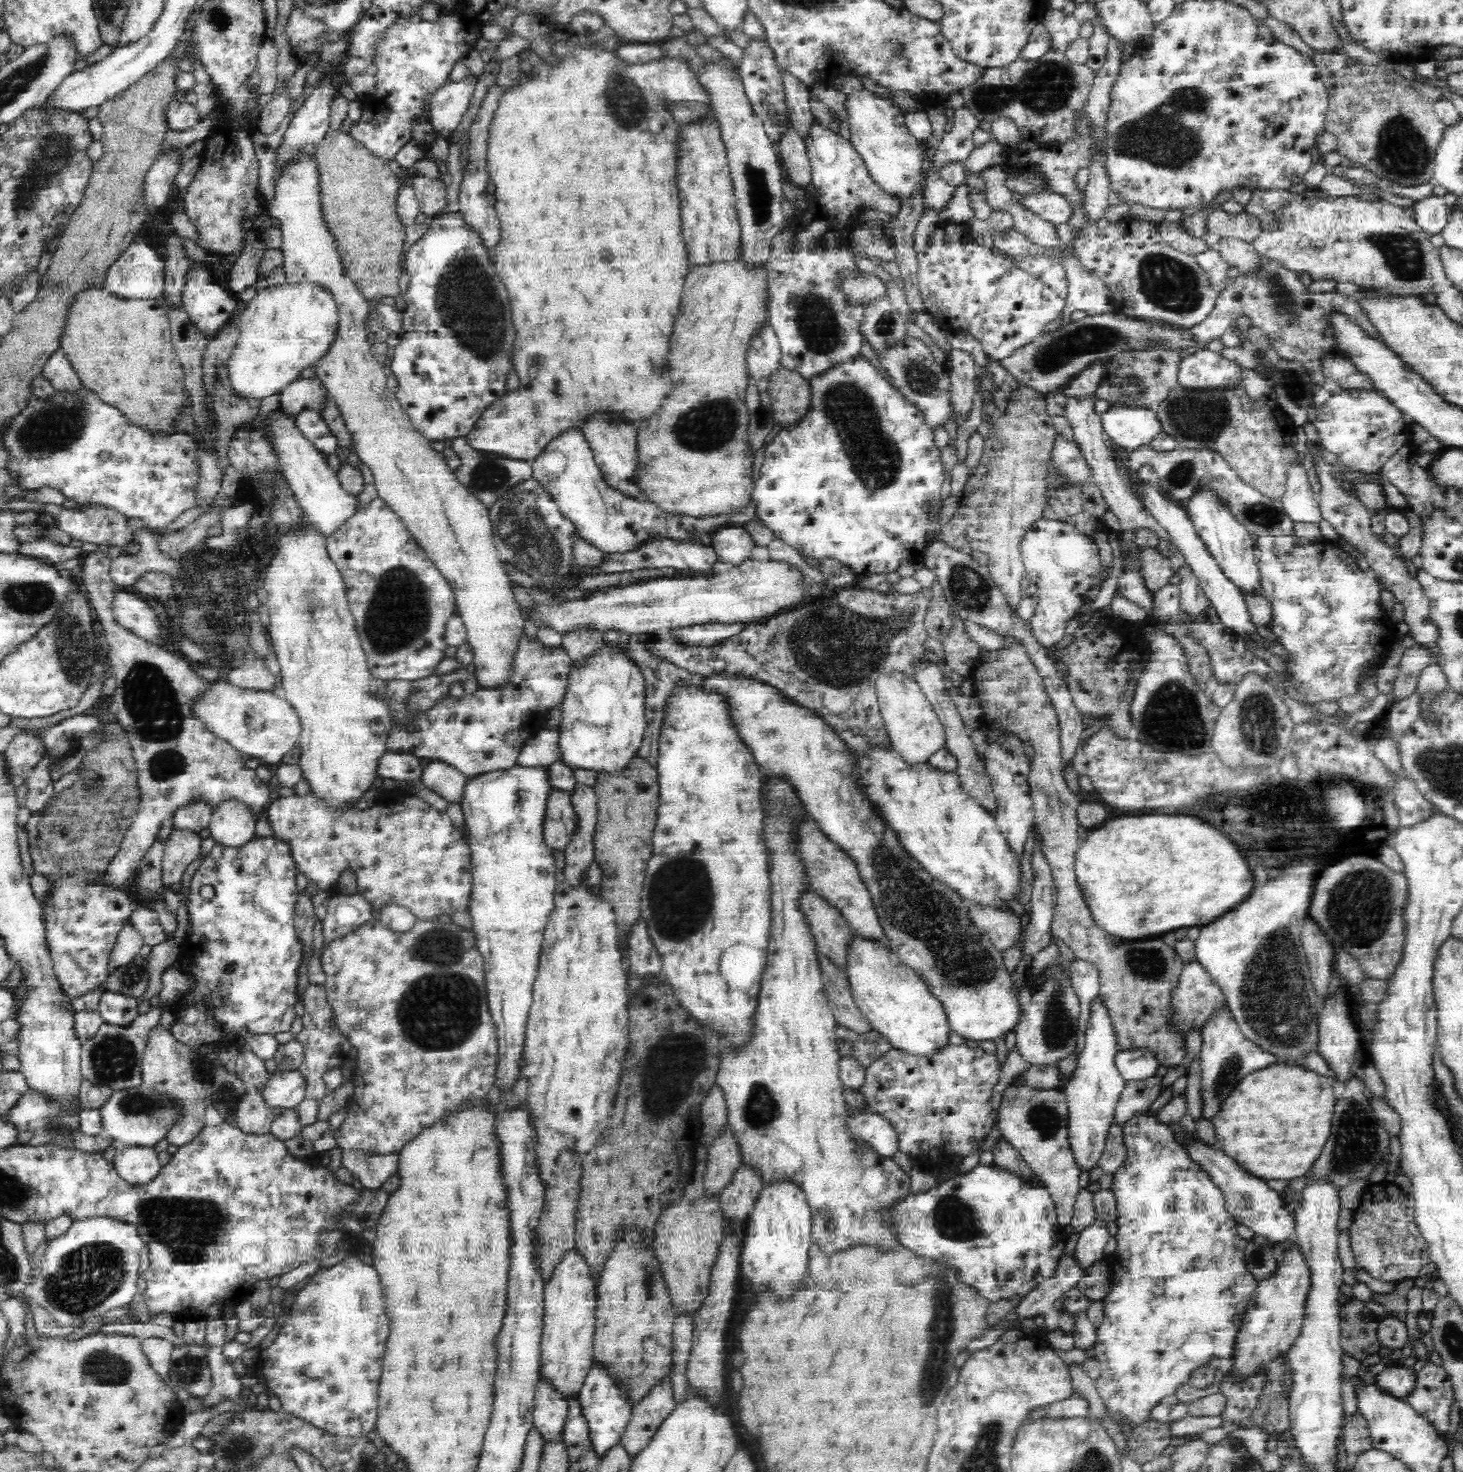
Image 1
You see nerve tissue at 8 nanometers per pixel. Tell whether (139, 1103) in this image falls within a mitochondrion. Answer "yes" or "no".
yes

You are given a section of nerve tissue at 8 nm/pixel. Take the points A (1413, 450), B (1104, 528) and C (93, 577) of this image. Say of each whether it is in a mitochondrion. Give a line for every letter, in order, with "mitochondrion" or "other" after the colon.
A: other
B: other
C: other

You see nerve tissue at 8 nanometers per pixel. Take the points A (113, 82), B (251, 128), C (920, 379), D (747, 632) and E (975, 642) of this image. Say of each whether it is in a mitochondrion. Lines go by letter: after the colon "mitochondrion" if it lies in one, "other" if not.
A: other
B: other
C: mitochondrion
D: other
E: other

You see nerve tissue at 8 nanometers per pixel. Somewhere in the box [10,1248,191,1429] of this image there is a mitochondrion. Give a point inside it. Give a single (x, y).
(103, 1367)

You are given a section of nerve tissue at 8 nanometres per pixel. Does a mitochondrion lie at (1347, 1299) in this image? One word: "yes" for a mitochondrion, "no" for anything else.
no

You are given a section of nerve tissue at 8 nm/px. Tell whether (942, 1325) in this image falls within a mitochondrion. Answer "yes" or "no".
yes

